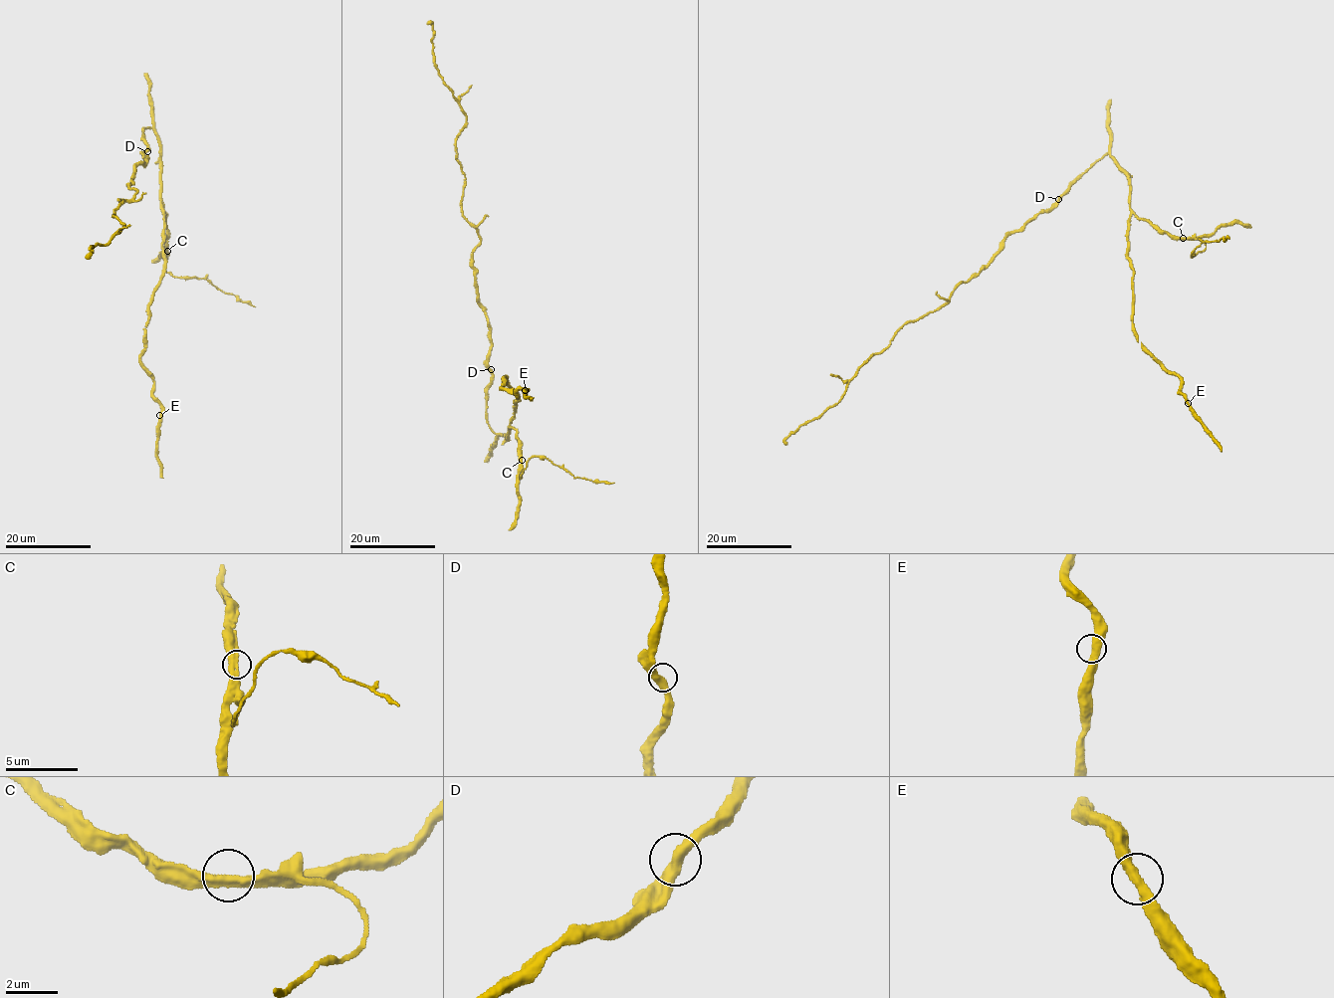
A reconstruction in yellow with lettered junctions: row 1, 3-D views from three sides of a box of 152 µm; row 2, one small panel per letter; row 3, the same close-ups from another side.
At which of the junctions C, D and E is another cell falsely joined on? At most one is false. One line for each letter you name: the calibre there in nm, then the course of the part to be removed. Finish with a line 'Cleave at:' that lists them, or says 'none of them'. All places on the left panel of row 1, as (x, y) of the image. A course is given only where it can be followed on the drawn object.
Cleave at: none of them

